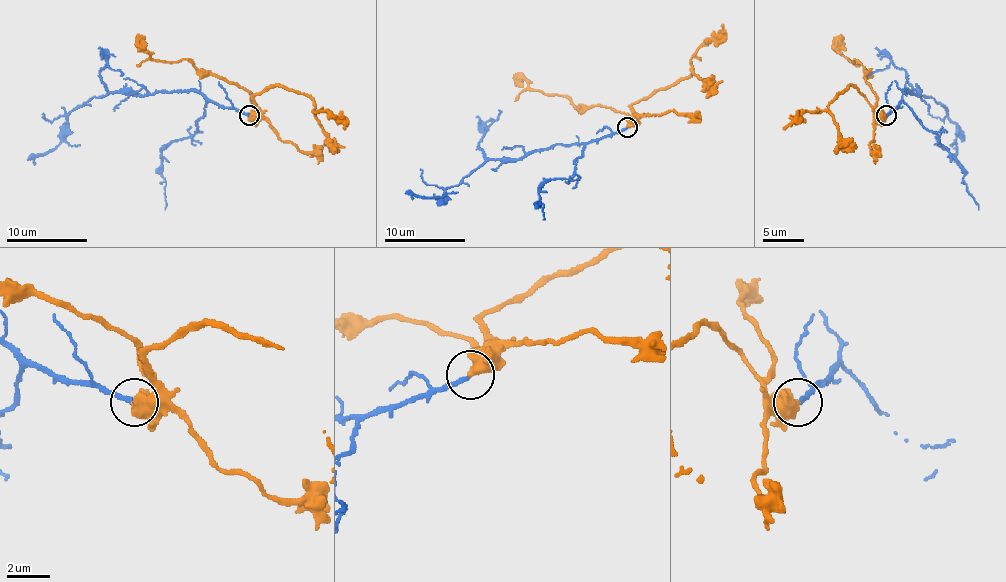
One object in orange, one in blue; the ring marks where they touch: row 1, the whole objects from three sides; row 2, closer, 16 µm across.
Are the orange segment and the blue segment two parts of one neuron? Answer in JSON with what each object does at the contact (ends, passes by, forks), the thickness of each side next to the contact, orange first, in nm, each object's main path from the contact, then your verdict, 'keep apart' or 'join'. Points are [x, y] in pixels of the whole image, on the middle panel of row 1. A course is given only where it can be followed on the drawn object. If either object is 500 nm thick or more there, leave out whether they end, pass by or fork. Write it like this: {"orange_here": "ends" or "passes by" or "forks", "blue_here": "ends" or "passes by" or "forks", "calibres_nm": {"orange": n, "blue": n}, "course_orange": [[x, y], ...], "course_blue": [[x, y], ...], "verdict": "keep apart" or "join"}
{"calibres_nm": {"orange": 700, "blue": 200}, "course_orange": [[627, 128], [633, 115], [629, 117], [613, 107], [579, 105], [567, 97], [534, 91], [524, 79], [516, 81]], "course_blue": [[627, 128], [585, 142], [552, 144], [520, 158], [485, 160], [445, 188], [441, 196], [404, 192]], "verdict": "keep apart"}

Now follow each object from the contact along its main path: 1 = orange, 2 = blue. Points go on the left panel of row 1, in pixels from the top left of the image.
1: (249, 114), (255, 110), (255, 102), (235, 84), (201, 72), (189, 60), (156, 62), (138, 33)
2: (249, 114), (207, 100), (193, 90), (107, 92), (91, 96), (67, 116), (63, 139), (53, 149), (26, 159)

